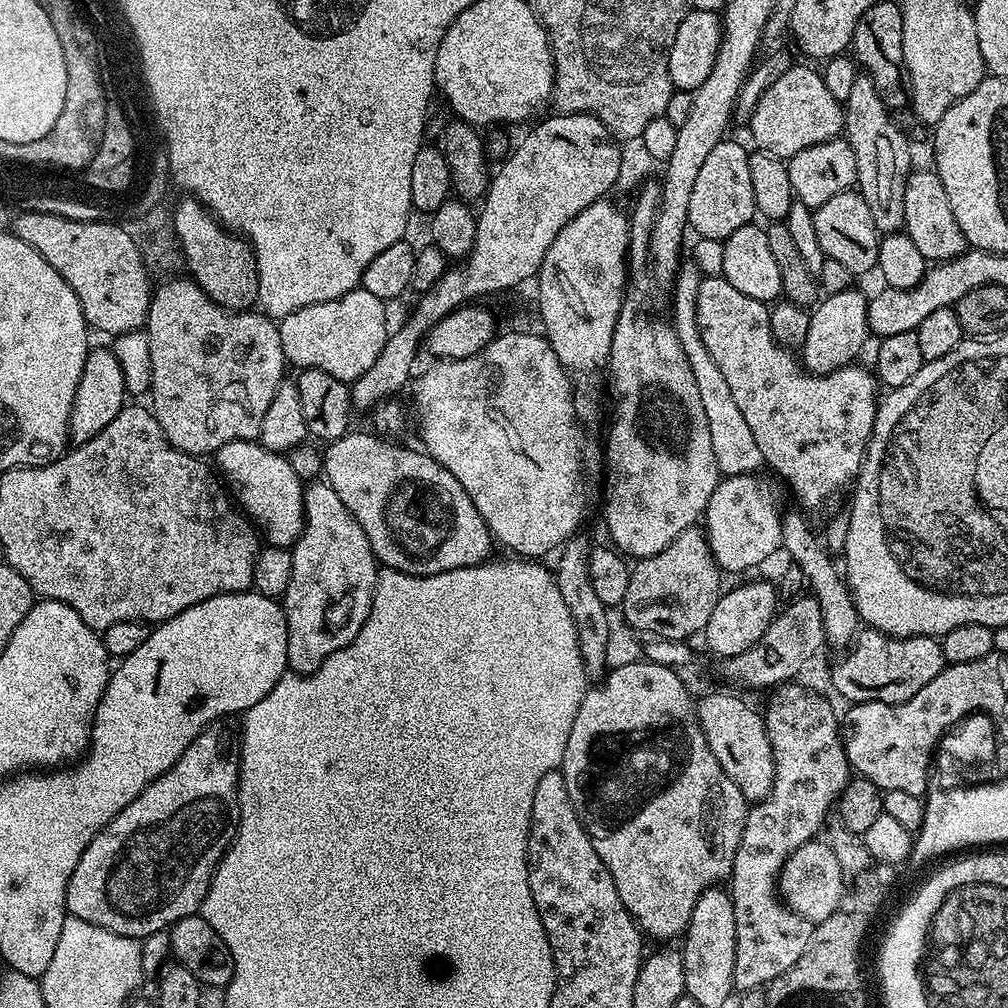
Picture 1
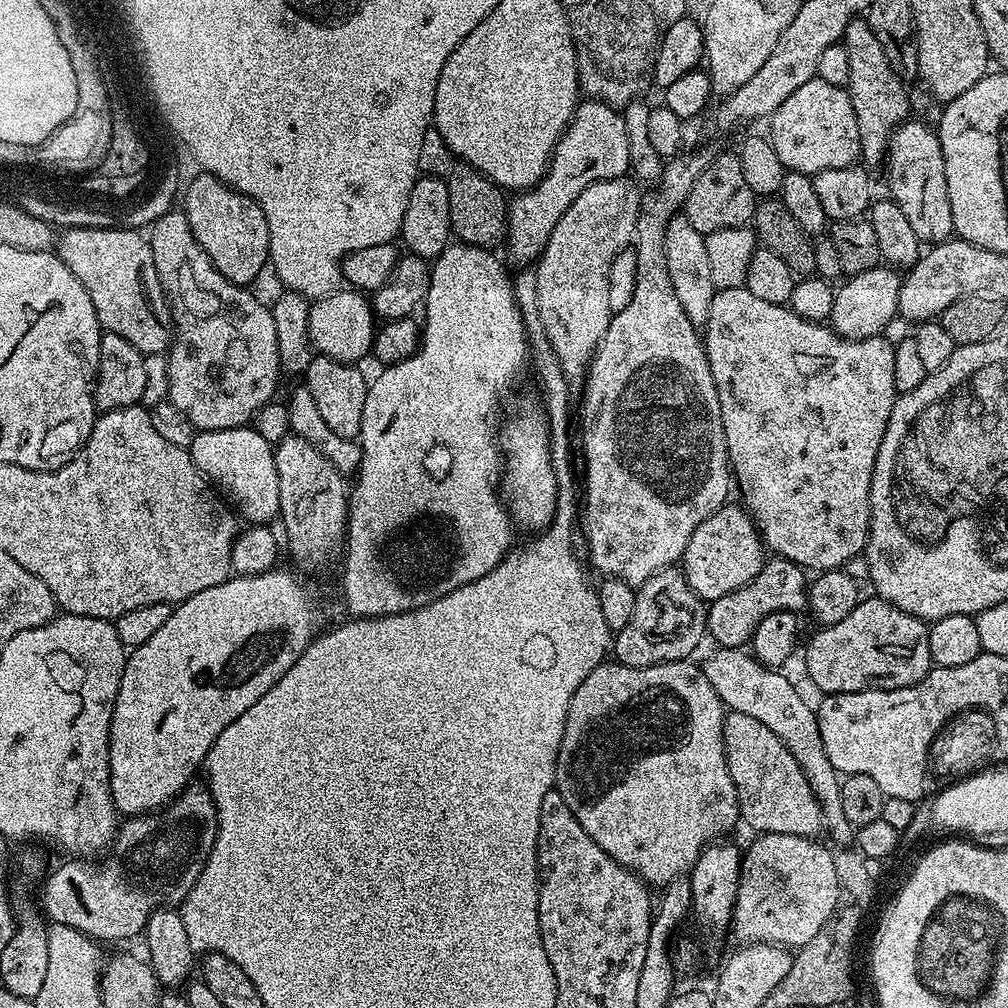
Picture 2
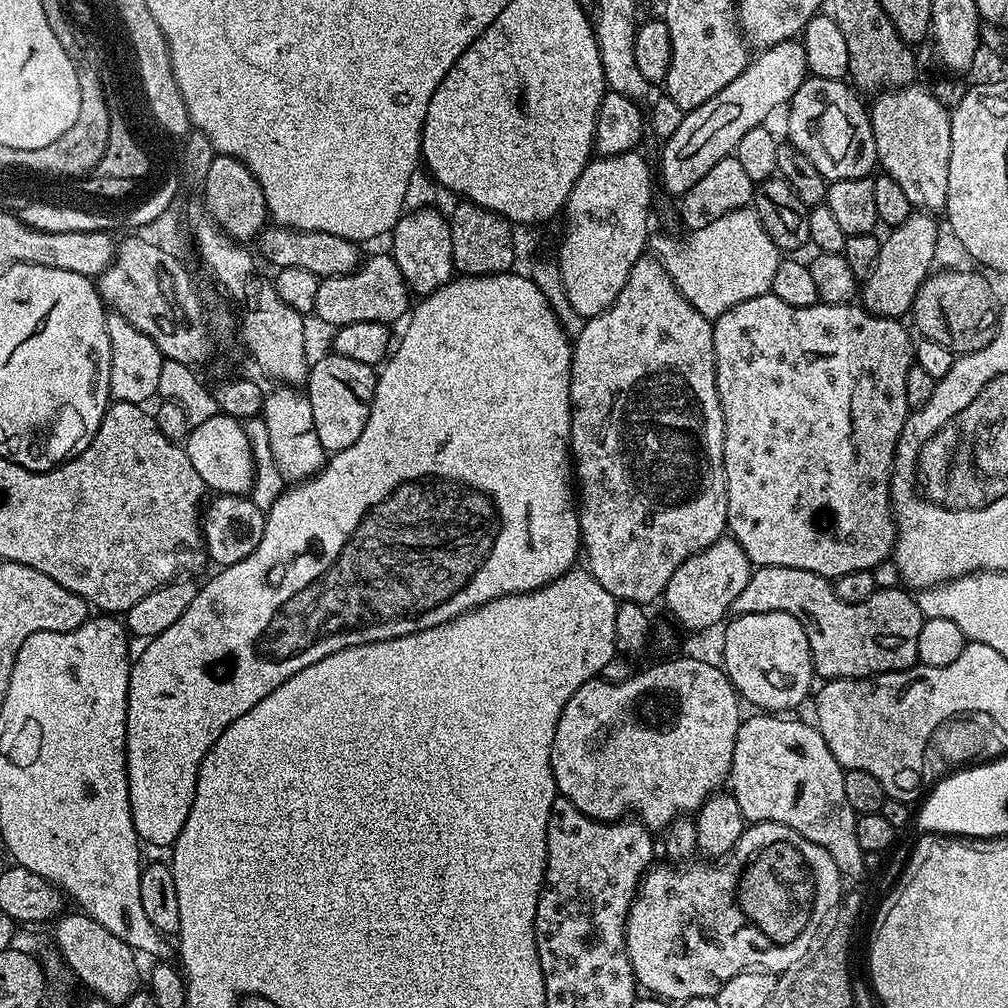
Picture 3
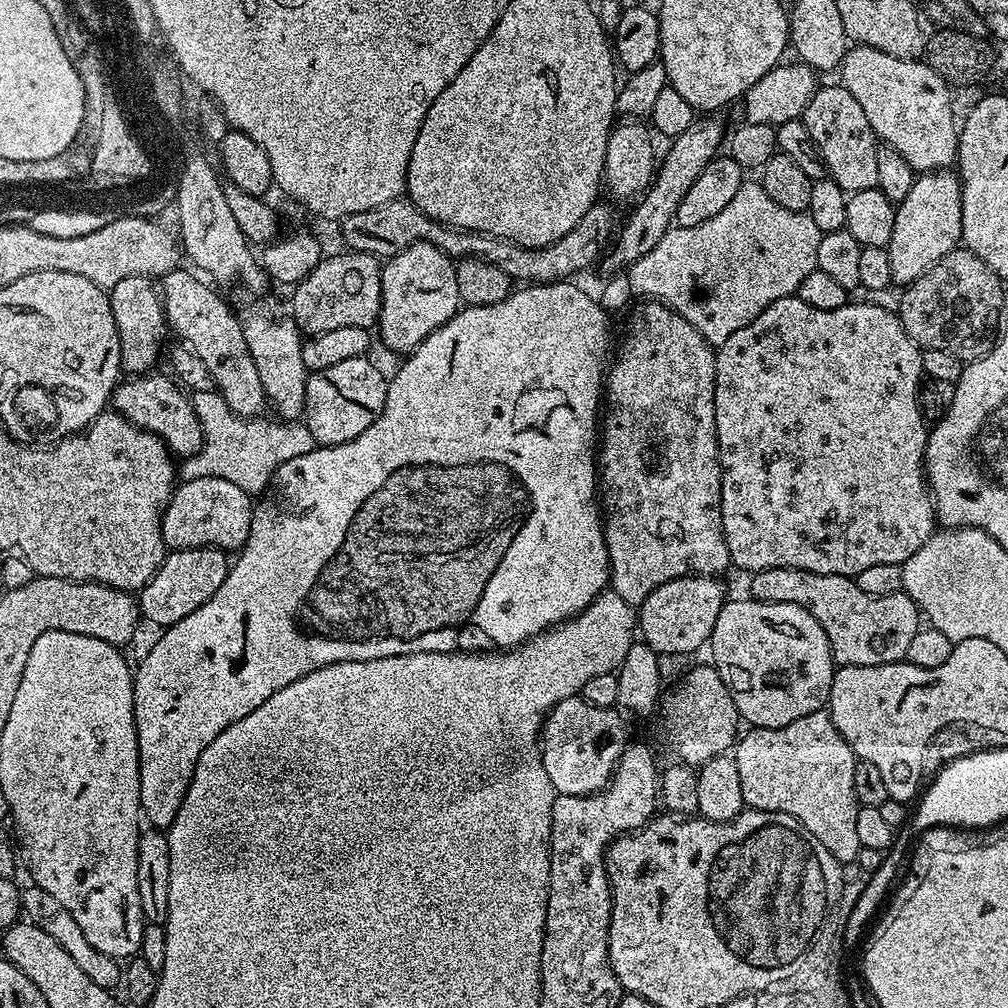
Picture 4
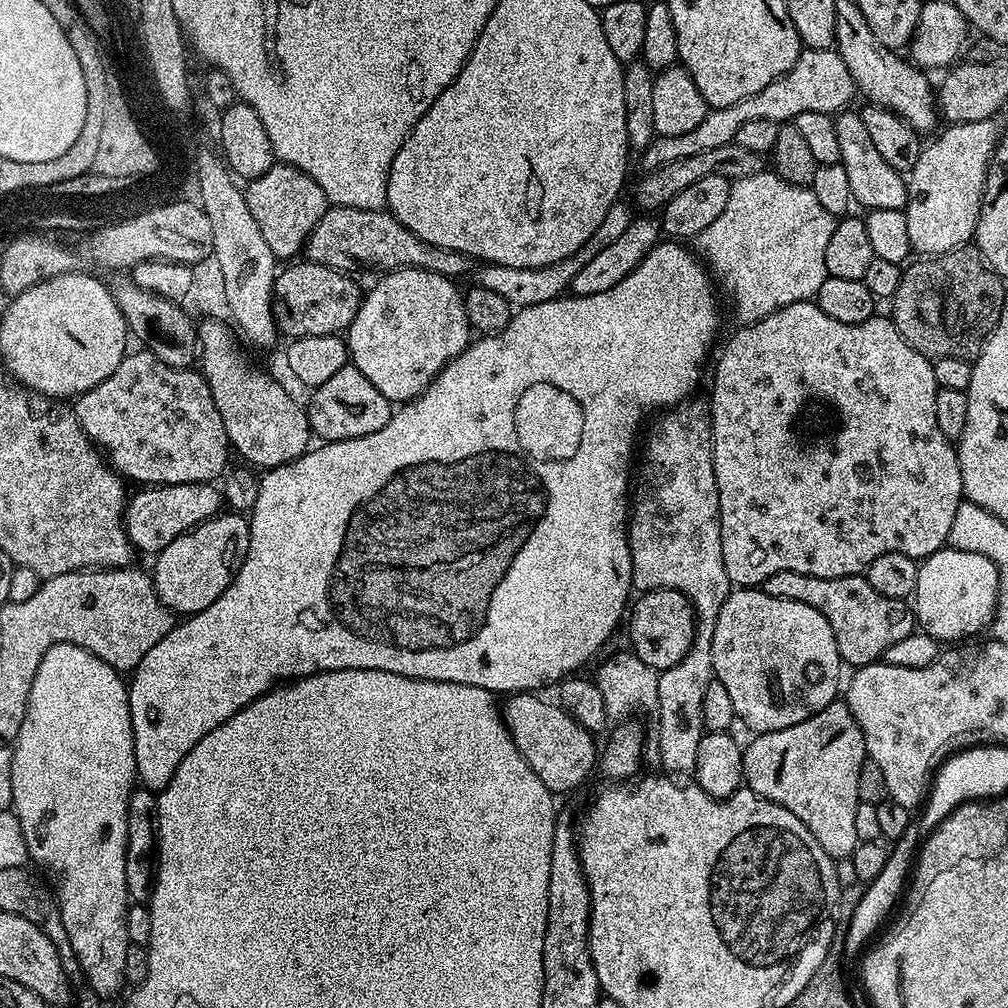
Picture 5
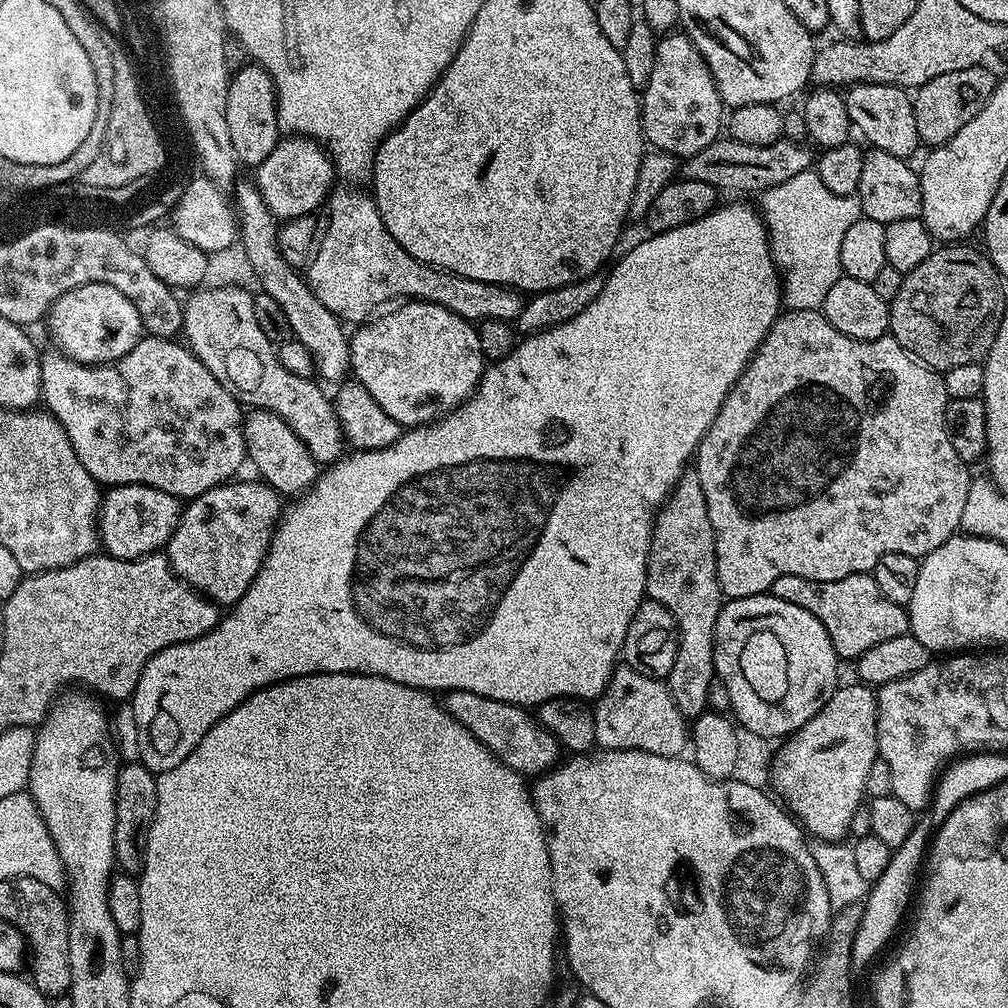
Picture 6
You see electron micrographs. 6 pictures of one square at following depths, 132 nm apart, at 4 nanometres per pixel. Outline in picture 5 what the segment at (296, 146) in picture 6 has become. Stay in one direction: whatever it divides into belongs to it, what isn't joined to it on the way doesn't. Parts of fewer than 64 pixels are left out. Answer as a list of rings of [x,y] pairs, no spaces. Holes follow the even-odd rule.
[[[279,162],[273,163],[266,174],[247,181],[244,197],[246,206],[250,206],[250,214],[254,214],[254,222],[258,222],[258,230],[262,230],[262,238],[266,238],[266,246],[270,246],[280,262],[291,261],[303,253],[304,243],[310,238],[310,230],[318,226],[318,218],[322,218],[330,206],[322,186],[318,186],[310,174],[298,170],[292,164]]]

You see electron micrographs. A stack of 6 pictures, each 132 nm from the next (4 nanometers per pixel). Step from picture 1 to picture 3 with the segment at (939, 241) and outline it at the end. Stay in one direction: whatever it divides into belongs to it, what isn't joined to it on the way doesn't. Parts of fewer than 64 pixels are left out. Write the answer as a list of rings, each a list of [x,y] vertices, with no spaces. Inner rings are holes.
[[[909,86],[885,91],[870,104],[872,133],[876,143],[876,163],[885,176],[894,178],[898,187],[910,198],[913,209],[936,214],[946,202],[950,178],[949,109],[934,98],[927,87]]]

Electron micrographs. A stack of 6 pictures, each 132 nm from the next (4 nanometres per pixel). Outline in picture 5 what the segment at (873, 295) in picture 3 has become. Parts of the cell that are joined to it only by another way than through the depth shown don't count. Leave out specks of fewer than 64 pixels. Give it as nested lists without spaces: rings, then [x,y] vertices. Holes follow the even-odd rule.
[[[990,119],[948,124],[941,136],[933,135],[933,140],[921,147],[914,170],[906,176],[908,204],[902,209],[906,214],[913,253],[924,258],[940,256],[965,247],[975,237],[988,166],[1002,135],[1002,129],[996,123],[995,119]]]

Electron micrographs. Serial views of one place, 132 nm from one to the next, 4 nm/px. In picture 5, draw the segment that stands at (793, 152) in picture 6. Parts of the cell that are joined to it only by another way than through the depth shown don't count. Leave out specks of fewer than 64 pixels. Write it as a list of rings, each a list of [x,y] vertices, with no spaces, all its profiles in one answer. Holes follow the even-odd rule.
[[[733,142],[726,146],[718,146],[718,150],[705,150],[703,154],[690,154],[690,158],[678,158],[678,162],[666,162],[666,166],[641,175],[641,180],[632,188],[630,200],[637,209],[645,208],[648,211],[645,213],[652,214],[652,211],[655,213],[663,209],[664,205],[670,202],[670,198],[674,198],[674,194],[698,182],[698,178],[724,176],[727,180],[734,181],[738,178],[746,178],[750,174],[758,174],[765,171],[765,168],[766,160],[761,153],[742,150],[742,146]]]

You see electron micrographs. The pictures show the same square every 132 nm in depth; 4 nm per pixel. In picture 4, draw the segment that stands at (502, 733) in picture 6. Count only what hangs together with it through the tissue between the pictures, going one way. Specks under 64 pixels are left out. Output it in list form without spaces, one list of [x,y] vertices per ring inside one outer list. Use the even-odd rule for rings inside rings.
[[[582,695],[566,698],[550,709],[544,717],[540,734],[540,757],[557,794],[593,796],[605,788],[630,744],[623,718],[615,707],[591,704]]]

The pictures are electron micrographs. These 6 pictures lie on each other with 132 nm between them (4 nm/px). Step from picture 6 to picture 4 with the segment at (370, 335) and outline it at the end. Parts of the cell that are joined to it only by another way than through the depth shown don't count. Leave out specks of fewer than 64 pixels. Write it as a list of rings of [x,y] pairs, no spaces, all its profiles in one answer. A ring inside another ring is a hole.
[[[430,242],[411,244],[398,255],[387,257],[380,270],[382,306],[378,321],[379,343],[381,340],[392,352],[407,354],[443,326],[462,304],[455,270],[453,260]]]

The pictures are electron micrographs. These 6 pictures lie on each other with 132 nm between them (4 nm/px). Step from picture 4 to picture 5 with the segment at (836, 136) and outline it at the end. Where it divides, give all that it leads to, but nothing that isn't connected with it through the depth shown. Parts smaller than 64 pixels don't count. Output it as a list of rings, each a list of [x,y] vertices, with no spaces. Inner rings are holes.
[[[844,110],[835,117],[838,130],[838,146],[842,149],[840,163],[846,170],[846,178],[850,178],[852,199],[864,210],[902,210],[908,204],[908,181],[894,166],[889,166],[882,154],[874,147],[874,141],[866,130],[866,122],[862,122],[860,112]]]

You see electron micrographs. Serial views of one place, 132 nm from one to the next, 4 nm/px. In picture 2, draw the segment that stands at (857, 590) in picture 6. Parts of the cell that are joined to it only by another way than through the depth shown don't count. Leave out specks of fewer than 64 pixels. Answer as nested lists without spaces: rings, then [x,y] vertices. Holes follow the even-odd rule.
[[[769,559],[762,570],[746,586],[734,590],[730,594],[722,594],[722,598],[711,601],[707,605],[707,633],[717,640],[720,648],[743,649],[751,641],[754,630],[758,630],[758,622],[770,614],[781,610],[804,610],[808,606],[808,585],[810,583],[805,569],[800,565],[781,560]],[[879,598],[861,599],[860,605],[842,622],[834,622],[827,626],[817,627],[816,660],[814,673],[826,694],[833,692],[861,692],[862,690],[894,690],[902,686],[914,686],[926,678],[934,665],[930,658],[930,642],[928,641],[928,624],[917,616],[898,610],[890,602]]]

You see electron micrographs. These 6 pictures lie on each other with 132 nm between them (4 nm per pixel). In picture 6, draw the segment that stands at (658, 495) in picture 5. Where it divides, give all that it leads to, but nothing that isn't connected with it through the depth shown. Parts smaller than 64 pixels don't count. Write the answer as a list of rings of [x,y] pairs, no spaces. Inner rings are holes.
[[[685,471],[676,483],[676,489],[668,495],[659,512],[656,523],[652,525],[652,545],[648,555],[648,573],[646,574],[647,599],[657,600],[670,610],[676,619],[676,630],[680,633],[678,650],[674,654],[674,666],[670,666],[670,674],[666,683],[678,710],[685,718],[695,718],[708,708],[710,686],[716,675],[714,666],[714,642],[718,614],[726,603],[726,597],[720,591],[718,574],[716,573],[716,539],[710,526],[710,514],[706,510],[706,494],[702,494],[702,482],[695,471]]]

